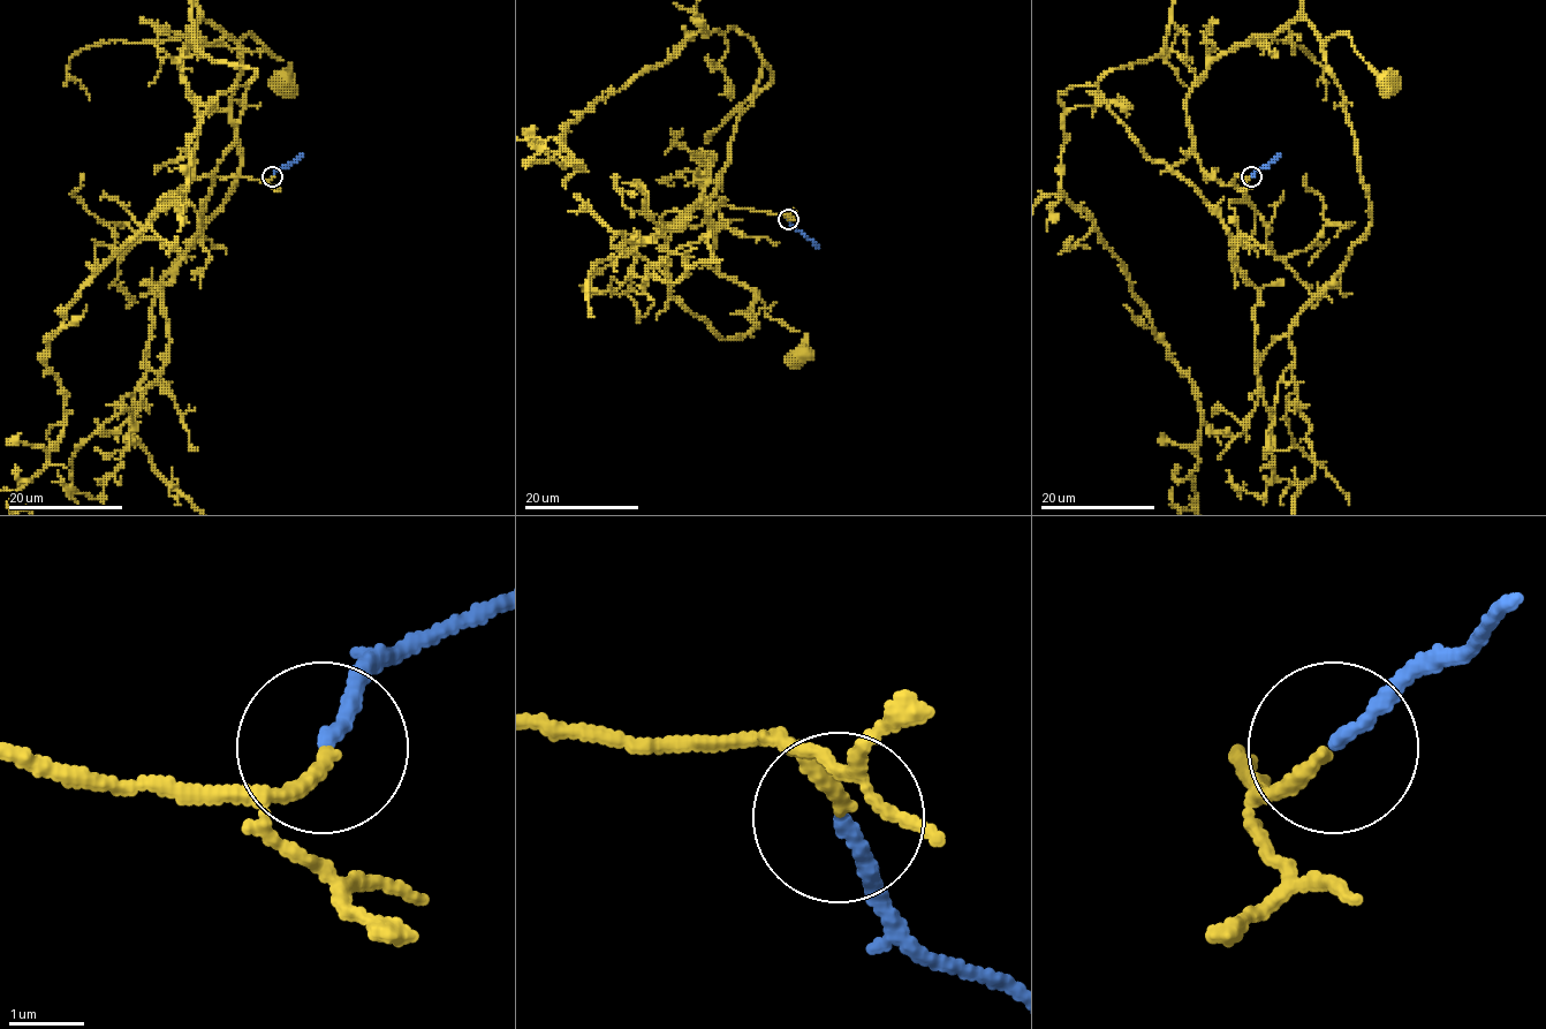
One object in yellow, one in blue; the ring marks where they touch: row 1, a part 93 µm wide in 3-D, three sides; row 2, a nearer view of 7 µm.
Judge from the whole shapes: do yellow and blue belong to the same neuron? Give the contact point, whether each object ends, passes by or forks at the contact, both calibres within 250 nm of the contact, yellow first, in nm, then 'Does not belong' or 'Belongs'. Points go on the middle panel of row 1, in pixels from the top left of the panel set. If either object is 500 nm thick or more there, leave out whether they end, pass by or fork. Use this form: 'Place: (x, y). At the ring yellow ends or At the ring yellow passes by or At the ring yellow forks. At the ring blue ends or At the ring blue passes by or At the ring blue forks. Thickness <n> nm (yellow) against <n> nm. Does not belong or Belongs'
Place: (788, 219). At the ring yellow ends. At the ring blue ends. Thickness 200 nm (yellow) against 190 nm. Belongs

